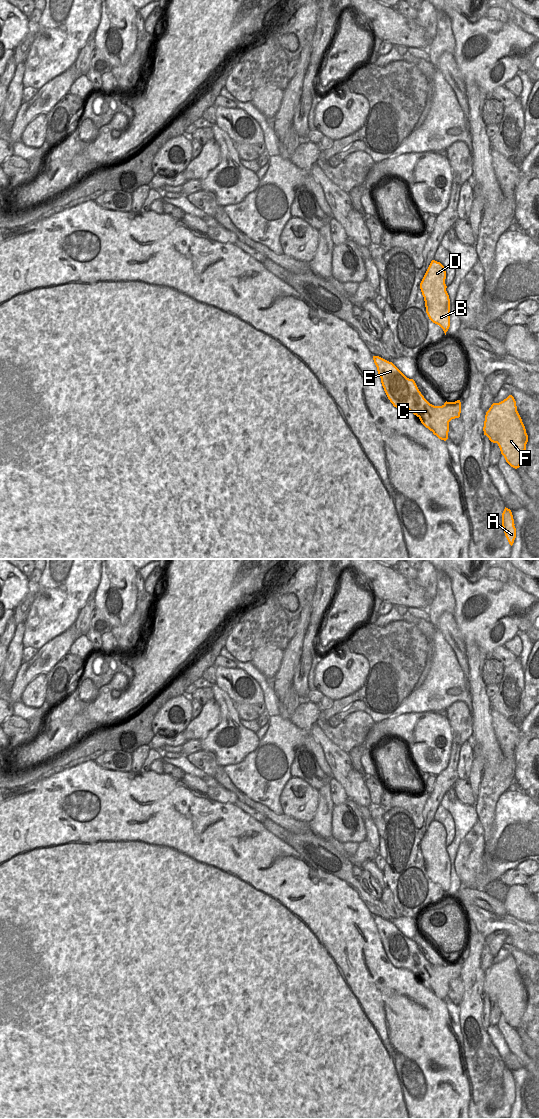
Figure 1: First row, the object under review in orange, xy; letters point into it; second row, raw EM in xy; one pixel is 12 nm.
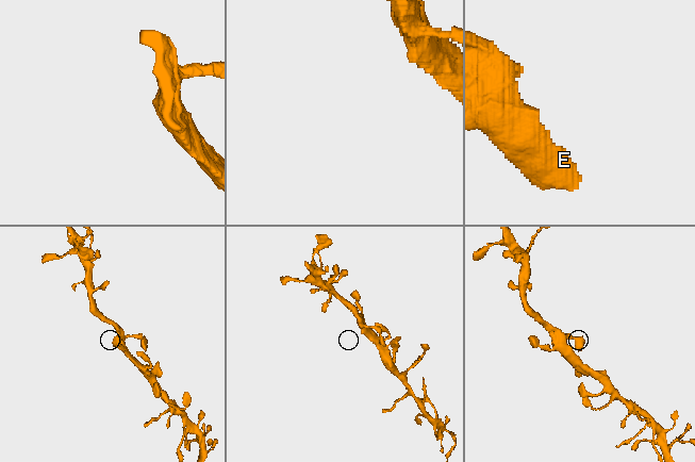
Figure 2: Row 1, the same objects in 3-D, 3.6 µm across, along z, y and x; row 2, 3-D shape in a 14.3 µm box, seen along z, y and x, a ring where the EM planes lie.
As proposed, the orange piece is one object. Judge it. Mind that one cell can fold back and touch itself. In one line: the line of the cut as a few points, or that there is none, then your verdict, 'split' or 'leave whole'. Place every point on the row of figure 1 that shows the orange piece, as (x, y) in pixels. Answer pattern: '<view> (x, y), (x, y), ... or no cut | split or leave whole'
no cut | leave whole

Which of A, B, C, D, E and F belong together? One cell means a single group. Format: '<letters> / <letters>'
A B C D E F

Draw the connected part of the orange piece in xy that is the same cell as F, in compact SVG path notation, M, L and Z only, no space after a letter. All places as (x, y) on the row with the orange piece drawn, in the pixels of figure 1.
M512 395L491 405L485 415L483 431L491 442L498 444L506 462L519 468L528 435Z

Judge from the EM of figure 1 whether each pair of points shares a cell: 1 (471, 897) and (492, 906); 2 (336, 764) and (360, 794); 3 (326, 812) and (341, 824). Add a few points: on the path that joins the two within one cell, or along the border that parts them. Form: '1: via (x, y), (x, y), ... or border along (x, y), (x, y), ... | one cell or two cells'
1: via (476, 898), (487, 902) | one cell
2: via (343, 771), (354, 784), (354, 787) | one cell
3: border along (334, 806), (331, 836) | two cells

